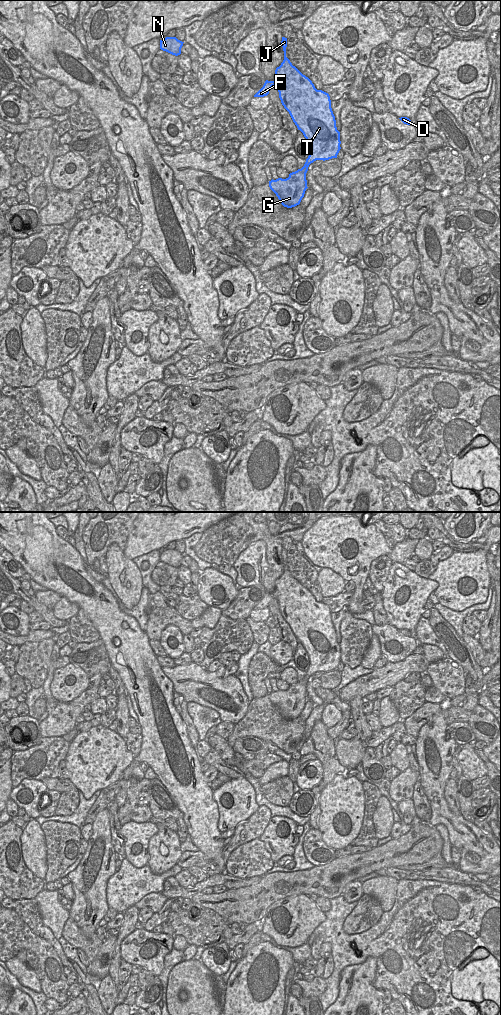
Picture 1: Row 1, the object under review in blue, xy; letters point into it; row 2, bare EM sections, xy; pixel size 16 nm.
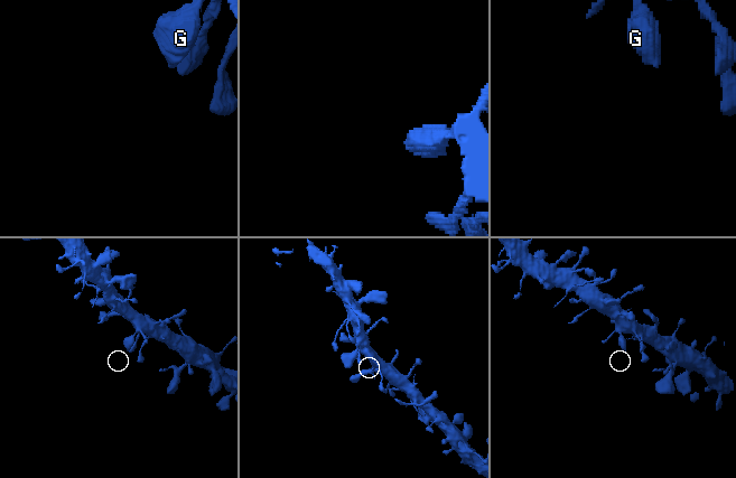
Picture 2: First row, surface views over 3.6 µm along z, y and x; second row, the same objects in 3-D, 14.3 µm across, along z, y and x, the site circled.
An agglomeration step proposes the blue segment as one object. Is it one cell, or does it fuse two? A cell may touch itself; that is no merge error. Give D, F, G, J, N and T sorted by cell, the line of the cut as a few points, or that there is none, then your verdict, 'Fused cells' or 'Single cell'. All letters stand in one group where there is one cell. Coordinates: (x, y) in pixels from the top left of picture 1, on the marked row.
Groups: D F G J N T. No split. Single cell

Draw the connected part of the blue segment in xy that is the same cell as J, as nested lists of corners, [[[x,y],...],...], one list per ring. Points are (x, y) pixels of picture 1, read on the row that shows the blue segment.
[[[282,37],[282,47],[284,60],[275,70],[275,79],[266,80],[263,87],[254,97],[264,97],[269,94],[273,86],[278,88],[279,98],[284,108],[289,112],[293,122],[306,138],[309,145],[309,156],[304,166],[289,174],[286,179],[278,178],[269,181],[270,189],[276,194],[280,203],[287,208],[292,208],[300,204],[307,187],[306,173],[311,163],[316,160],[329,160],[337,158],[341,149],[340,132],[336,127],[336,120],[331,108],[331,100],[328,93],[317,90],[312,81],[303,75],[290,60],[286,57],[287,38]]]

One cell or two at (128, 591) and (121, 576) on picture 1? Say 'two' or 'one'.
one

